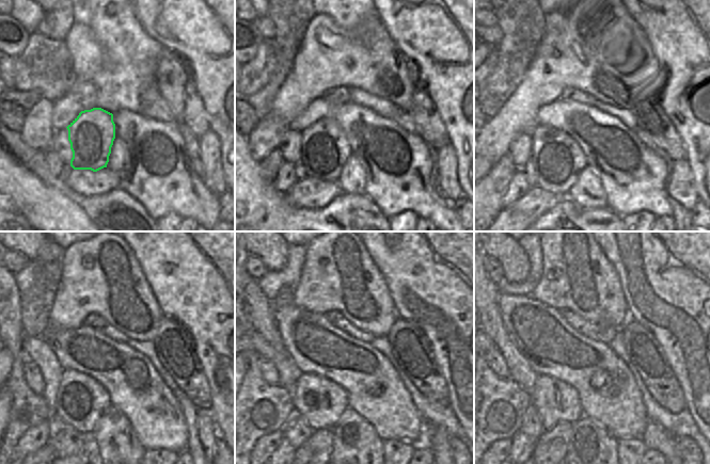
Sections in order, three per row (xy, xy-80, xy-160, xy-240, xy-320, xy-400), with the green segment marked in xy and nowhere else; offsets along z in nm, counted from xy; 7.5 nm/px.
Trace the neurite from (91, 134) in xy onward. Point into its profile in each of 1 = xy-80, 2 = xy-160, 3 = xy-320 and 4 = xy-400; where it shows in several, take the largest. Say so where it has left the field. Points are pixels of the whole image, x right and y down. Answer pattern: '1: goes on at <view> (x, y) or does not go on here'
1: goes on at xy-80 (325, 148)
2: goes on at xy-160 (557, 160)
3: goes on at xy-320 (321, 402)
4: goes on at xy-400 (555, 401)

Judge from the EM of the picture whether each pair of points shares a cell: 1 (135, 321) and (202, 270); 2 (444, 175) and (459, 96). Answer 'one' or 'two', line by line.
1: two
2: two

